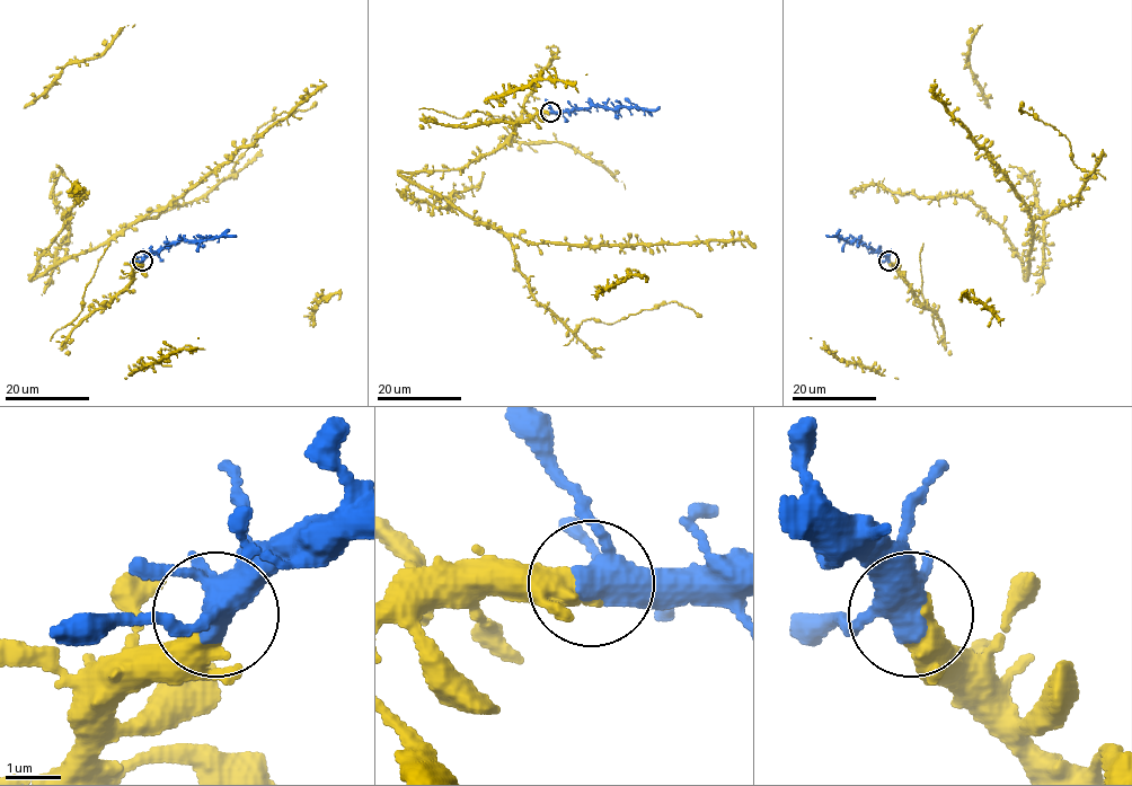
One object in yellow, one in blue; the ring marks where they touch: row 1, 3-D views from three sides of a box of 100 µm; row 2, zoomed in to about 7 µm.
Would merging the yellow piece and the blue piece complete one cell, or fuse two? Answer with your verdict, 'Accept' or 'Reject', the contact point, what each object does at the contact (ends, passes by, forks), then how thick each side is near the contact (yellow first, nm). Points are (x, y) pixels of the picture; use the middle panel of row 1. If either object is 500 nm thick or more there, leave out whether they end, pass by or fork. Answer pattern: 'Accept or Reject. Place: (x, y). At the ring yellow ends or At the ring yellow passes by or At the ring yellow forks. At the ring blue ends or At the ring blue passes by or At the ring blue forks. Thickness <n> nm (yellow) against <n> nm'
Accept. Place: (550, 112). At the ring yellow passes by. At the ring blue forks. Thickness 360 nm (yellow) against 380 nm

